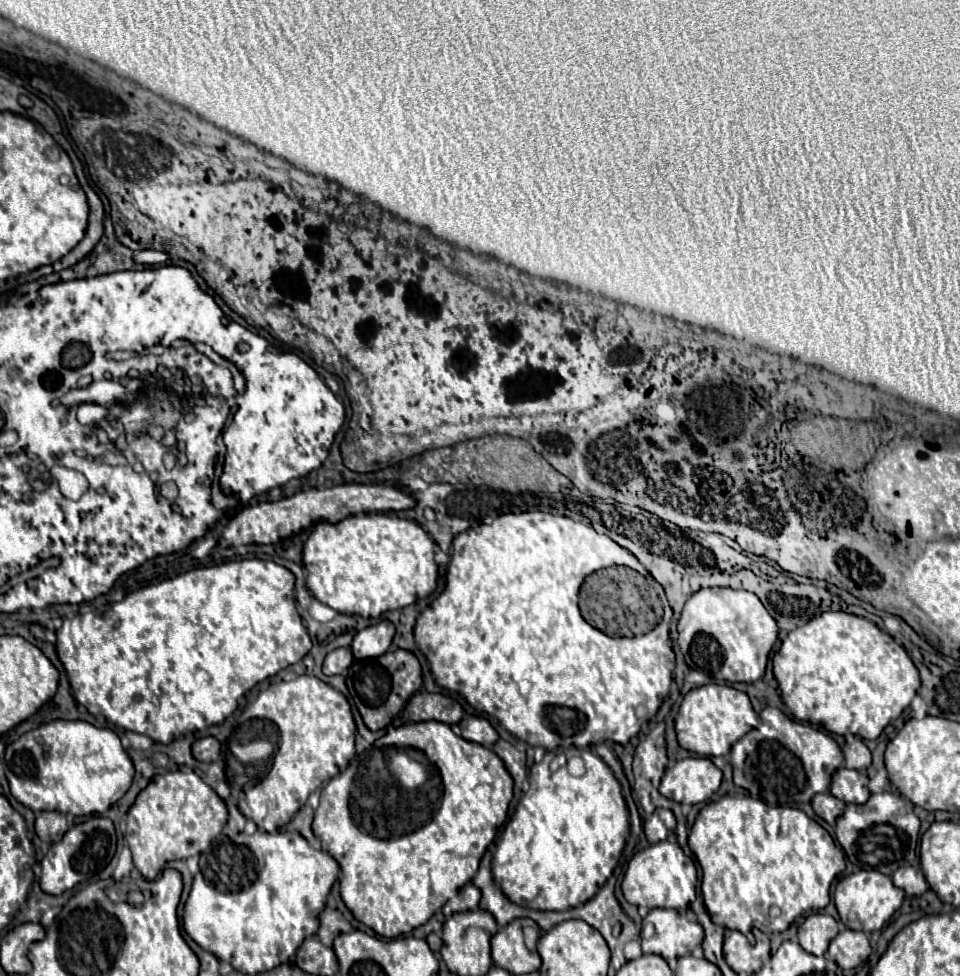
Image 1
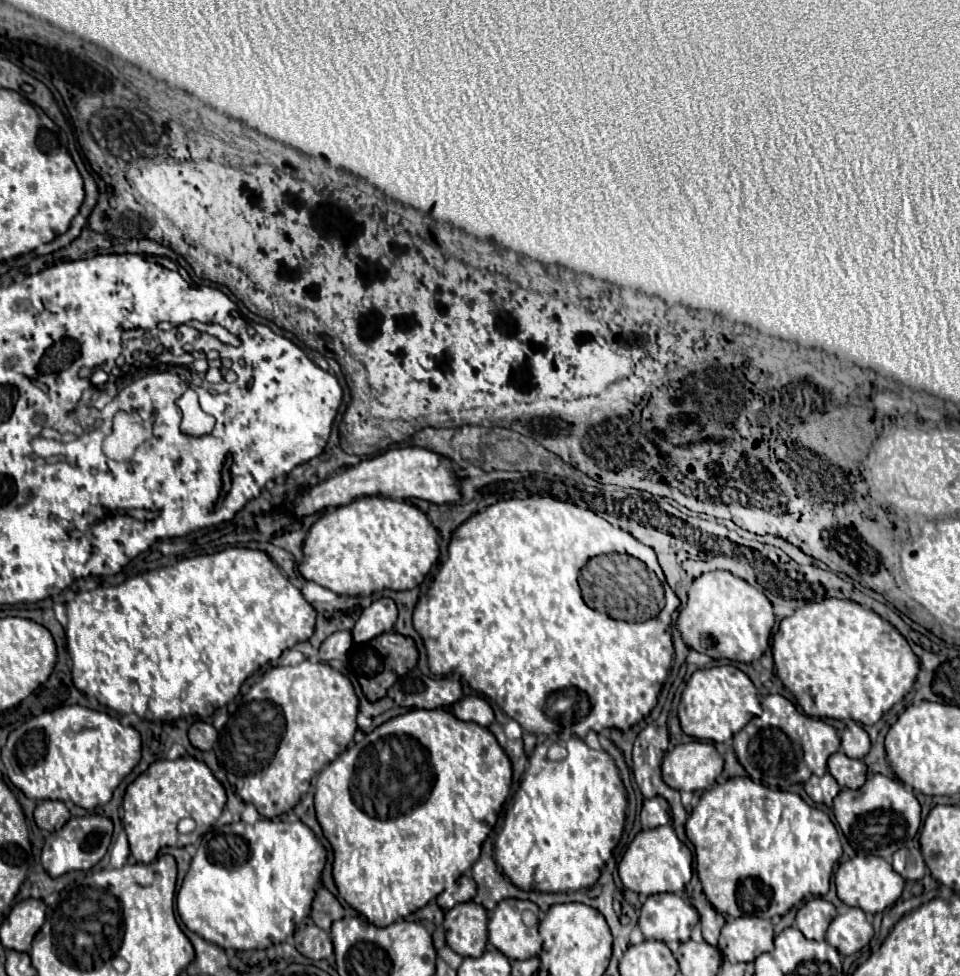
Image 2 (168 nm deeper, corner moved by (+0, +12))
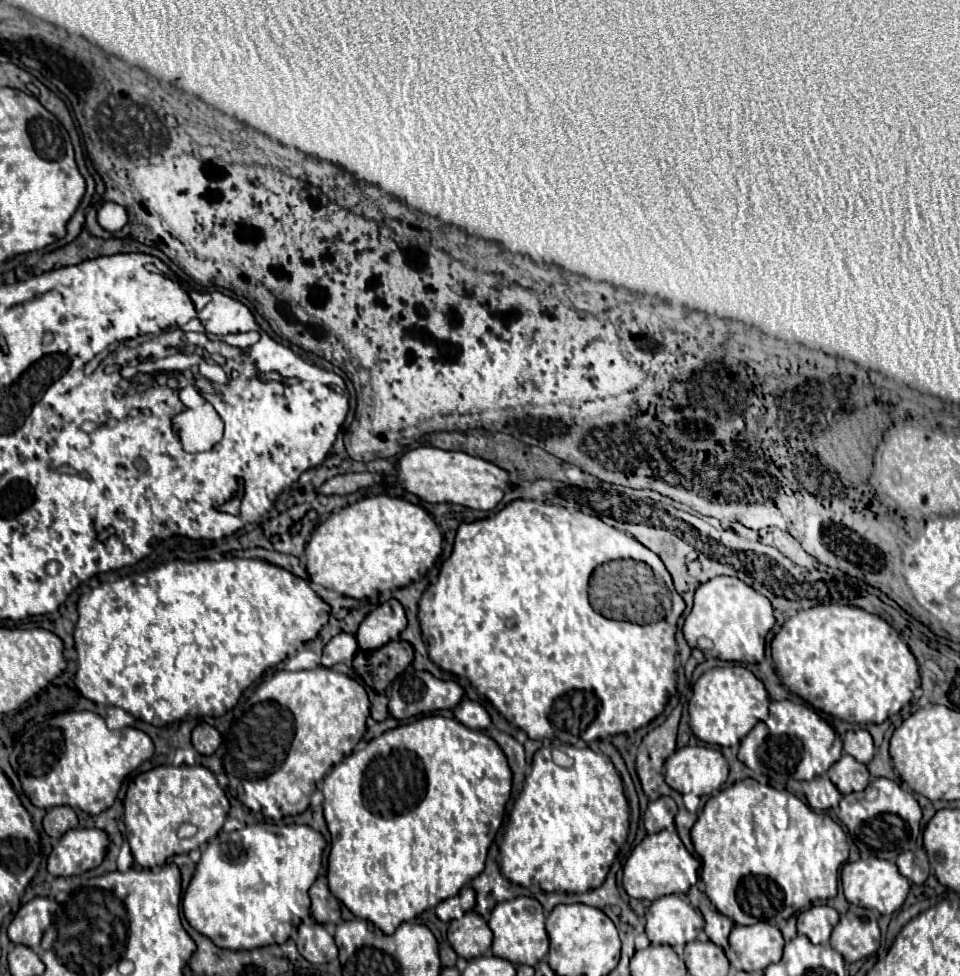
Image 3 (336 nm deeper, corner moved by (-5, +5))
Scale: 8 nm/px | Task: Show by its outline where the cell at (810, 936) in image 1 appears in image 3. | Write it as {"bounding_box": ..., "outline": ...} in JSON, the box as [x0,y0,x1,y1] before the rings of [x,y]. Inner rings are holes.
{"bounding_box":[797,905,839,945],"outline":[[[819,905],[803,911],[797,917],[797,931],[807,935],[811,943],[825,945],[829,943],[829,935],[839,921],[839,913],[829,905]]]}

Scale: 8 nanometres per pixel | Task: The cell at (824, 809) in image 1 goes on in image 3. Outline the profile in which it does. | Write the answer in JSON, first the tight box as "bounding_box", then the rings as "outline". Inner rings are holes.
{"bounding_box":[803,777,841,809],"outline":[[[817,777],[811,783],[803,783],[807,803],[813,809],[833,809],[833,807],[837,807],[841,795],[839,795],[839,791],[831,791],[831,789],[835,789],[835,787],[829,779]]]}

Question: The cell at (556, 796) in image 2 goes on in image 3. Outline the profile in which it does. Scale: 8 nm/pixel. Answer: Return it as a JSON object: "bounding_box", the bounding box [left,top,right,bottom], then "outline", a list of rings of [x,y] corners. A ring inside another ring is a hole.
{"bounding_box":[500,747,629,893],"outline":[[[589,747],[575,749],[573,759],[559,749],[553,749],[553,759],[549,749],[539,749],[533,757],[531,773],[527,775],[523,791],[513,805],[511,819],[505,829],[503,843],[500,845],[501,873],[517,885],[523,885],[523,887],[535,885],[547,893],[553,893],[553,891],[585,893],[585,891],[597,889],[599,885],[603,885],[609,867],[617,857],[619,847],[627,839],[629,803],[623,793],[621,777],[615,771],[611,759],[603,753],[591,751]]]}

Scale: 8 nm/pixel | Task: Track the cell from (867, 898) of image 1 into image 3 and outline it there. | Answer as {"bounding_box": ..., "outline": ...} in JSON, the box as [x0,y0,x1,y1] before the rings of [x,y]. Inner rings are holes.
{"bounding_box":[841,857,909,915],"outline":[[[877,857],[859,859],[855,863],[845,863],[841,869],[841,883],[843,883],[845,899],[851,905],[865,907],[881,915],[891,915],[897,909],[901,909],[909,893],[909,881],[897,871],[897,865],[885,859],[877,859]]]}

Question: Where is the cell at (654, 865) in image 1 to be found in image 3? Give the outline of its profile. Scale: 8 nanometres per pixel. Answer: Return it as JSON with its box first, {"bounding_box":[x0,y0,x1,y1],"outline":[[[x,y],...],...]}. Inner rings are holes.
{"bounding_box":[623,831,699,901],"outline":[[[659,831],[647,835],[629,855],[623,867],[623,887],[629,897],[649,901],[665,895],[683,895],[697,883],[697,869],[699,861],[685,849],[679,835],[675,831]]]}

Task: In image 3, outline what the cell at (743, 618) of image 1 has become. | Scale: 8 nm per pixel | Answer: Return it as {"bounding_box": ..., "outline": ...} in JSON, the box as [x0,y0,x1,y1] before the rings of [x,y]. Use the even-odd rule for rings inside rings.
{"bounding_box":[683,577,773,663],"outline":[[[715,577],[699,585],[699,589],[695,591],[695,605],[685,619],[683,635],[689,647],[697,647],[699,637],[711,639],[711,655],[721,661],[759,663],[765,657],[765,639],[773,625],[773,607],[767,597],[763,597],[737,577]]]}

